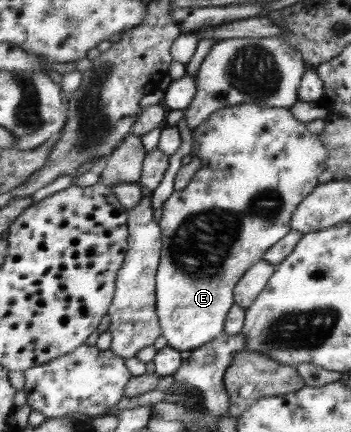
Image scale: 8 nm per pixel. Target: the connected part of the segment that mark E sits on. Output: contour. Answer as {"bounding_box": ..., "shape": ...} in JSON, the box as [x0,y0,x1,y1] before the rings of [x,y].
{"bounding_box":[154,103,328,355],"shape":[[[249,103],[234,104],[214,110],[190,131],[192,144],[194,144],[194,156],[197,156],[197,160],[199,160],[199,168],[197,168],[189,183],[183,189],[169,194],[169,197],[161,206],[161,217],[158,225],[162,229],[162,248],[154,282],[155,312],[161,335],[165,338],[167,347],[174,348],[183,355],[194,348],[201,347],[202,344],[209,343],[210,340],[223,333],[227,311],[235,305],[233,295],[235,283],[242,278],[251,266],[262,259],[267,248],[273,246],[275,242],[281,240],[290,231],[290,218],[293,215],[293,210],[297,210],[302,200],[317,187],[315,178],[323,172],[323,166],[326,166],[326,159],[328,158],[328,148],[322,143],[319,136],[308,130],[304,122],[296,119],[288,108]]]}

